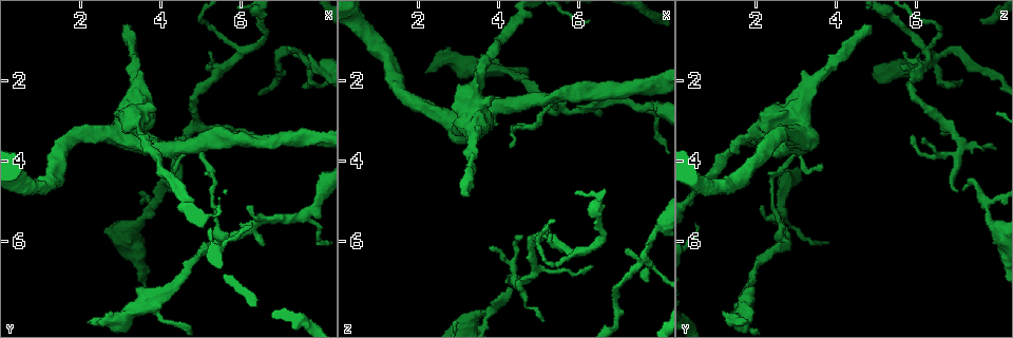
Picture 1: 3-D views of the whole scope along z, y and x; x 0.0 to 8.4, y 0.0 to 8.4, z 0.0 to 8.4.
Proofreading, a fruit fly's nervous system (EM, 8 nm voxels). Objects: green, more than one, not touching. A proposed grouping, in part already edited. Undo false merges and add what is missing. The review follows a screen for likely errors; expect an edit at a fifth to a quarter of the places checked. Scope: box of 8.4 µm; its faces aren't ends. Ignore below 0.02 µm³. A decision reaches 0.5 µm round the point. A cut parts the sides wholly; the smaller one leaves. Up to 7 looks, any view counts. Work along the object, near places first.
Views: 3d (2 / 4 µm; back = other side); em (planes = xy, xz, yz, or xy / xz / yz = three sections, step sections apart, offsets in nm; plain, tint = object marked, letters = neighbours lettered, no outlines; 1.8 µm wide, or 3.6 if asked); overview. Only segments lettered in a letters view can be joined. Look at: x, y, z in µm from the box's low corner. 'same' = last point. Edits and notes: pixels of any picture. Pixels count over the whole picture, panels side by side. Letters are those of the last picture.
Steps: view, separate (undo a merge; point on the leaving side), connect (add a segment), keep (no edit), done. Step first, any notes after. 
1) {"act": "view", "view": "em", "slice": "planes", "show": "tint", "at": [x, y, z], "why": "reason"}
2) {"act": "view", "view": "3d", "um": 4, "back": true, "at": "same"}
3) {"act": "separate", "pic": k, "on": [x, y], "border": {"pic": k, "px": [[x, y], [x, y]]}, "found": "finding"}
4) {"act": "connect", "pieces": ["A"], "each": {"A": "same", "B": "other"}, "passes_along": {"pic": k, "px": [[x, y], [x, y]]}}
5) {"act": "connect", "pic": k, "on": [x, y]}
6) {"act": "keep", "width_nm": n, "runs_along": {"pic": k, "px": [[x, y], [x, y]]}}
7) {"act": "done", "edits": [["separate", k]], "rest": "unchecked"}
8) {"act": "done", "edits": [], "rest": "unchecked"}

{"act": "view", "view": "3d", "um": 4, "back": true, "at": [2.95, 3.45, 3.05], "why": "sharp bend"}

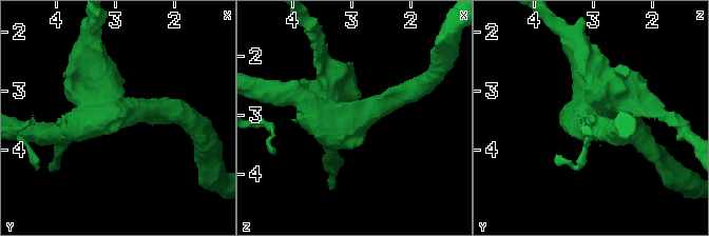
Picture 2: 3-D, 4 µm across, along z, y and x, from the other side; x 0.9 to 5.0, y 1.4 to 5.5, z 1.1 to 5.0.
{"act": "view", "view": "em", "slice": "planes", "show": "letters", "at": [3.00, 3.40, 3.10], "why": "shape alone is not enough"}

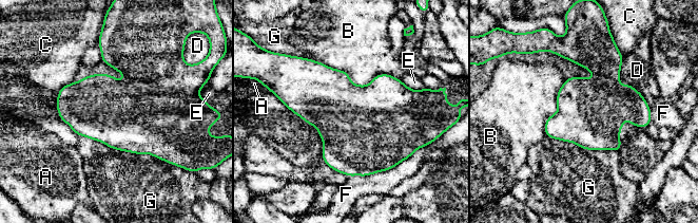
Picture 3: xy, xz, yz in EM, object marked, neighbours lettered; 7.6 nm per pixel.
{"act": "separate", "pic": 3, "on": [148, 53], "width_nm": 500, "each": {"A": "other", "B": "other", "C": "other", "D": "other", "E": "other", "F": "other", "G": "other"}, "border": {"pic": 3, "px": [[125, 78], [186, 96]]}, "found": "a second neuron is stuck on"}

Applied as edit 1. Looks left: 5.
{"act": "view", "view": "em", "slice": "planes", "show": "letters", "at": [3.75, 5.10, 7.70], "why": "thick turns thin"}

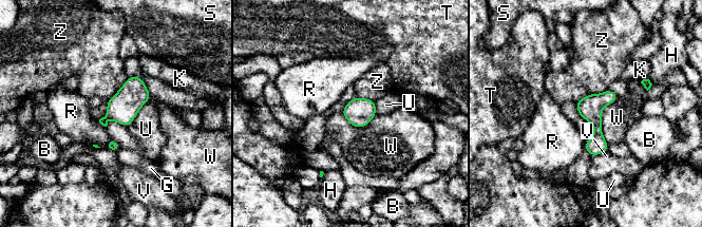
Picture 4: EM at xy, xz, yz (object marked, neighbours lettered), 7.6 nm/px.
{"act": "keep", "each": {"B": "other", "G": "other", "H": "other", "K": "other", "R": "other", "S": "other", "T": "other", "U": "other", "V": "other", "W": "other", "Z": "other"}, "runs_along": {"pic": 4, "px": [[610, 93], [596, 107], [594, 152]]}, "found": "all the same neuron"}

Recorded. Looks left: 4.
{"act": "view", "view": "3d", "um": 2, "at": [7.70, 1.55, 6.35], "why": "two arms in line, one across"}

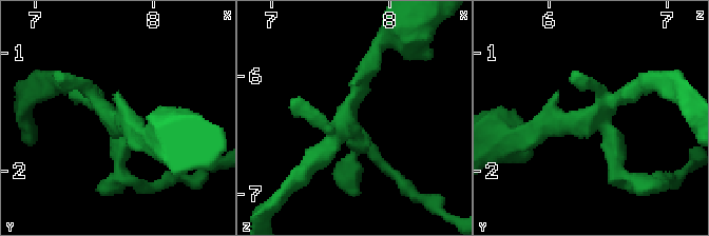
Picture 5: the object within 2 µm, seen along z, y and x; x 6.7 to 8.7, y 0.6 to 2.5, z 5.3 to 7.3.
{"act": "view", "view": "em", "slice": "planes", "show": "letters", "at": [7.66, 1.54, 6.36], "why": "now the EM"}

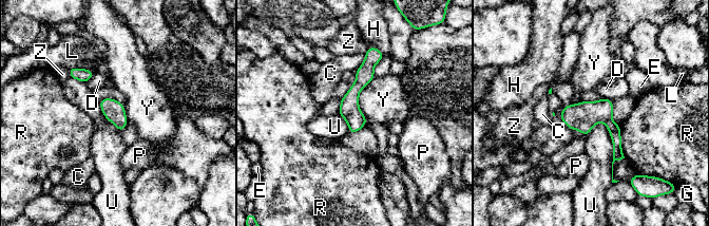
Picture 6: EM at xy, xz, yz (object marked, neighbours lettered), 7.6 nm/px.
{"act": "keep", "longest_contact_nm": ["U", 480], "each": {"C": "other", "D": "other", "E": "other", "G": "other", "H": "other", "L": "other", "P": "other", "R": "other", "U": "other", "Y": "other", "Z": "other"}, "border": {"pic": 6, "px": [[376, 77], [359, 94], [366, 119]]}, "found": "continuous, no second neuron"}

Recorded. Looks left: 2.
{"act": "done", "edits": [["separate", 3]], "rest": "unchecked"}

